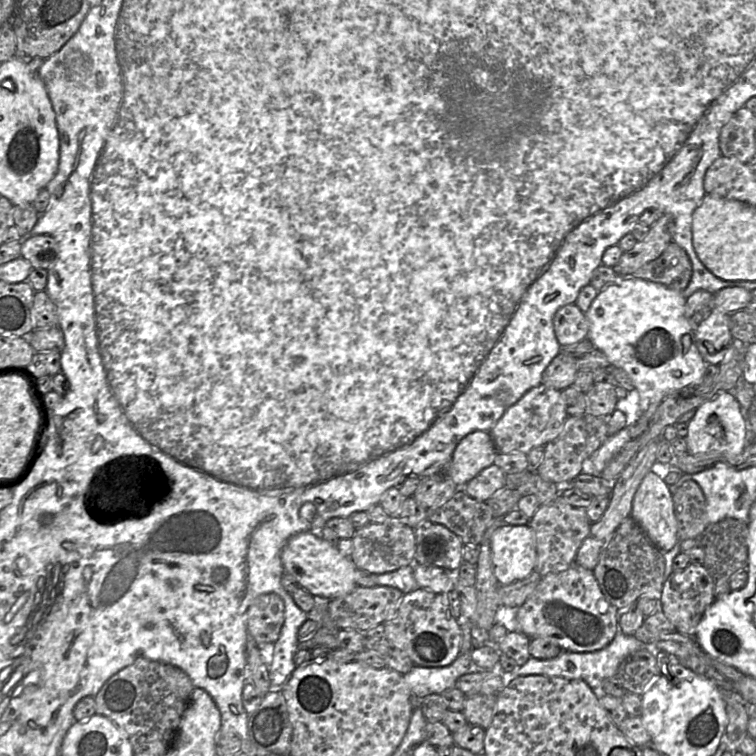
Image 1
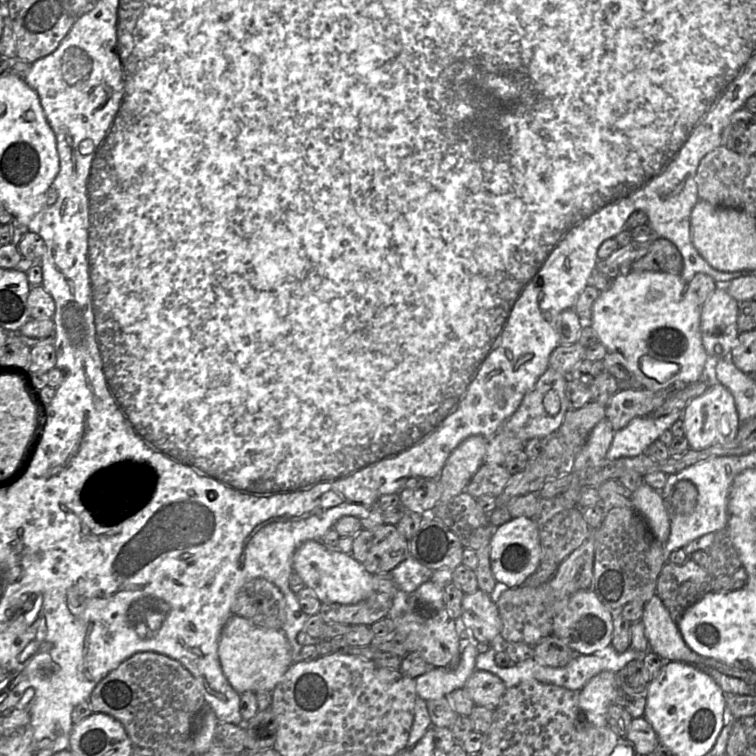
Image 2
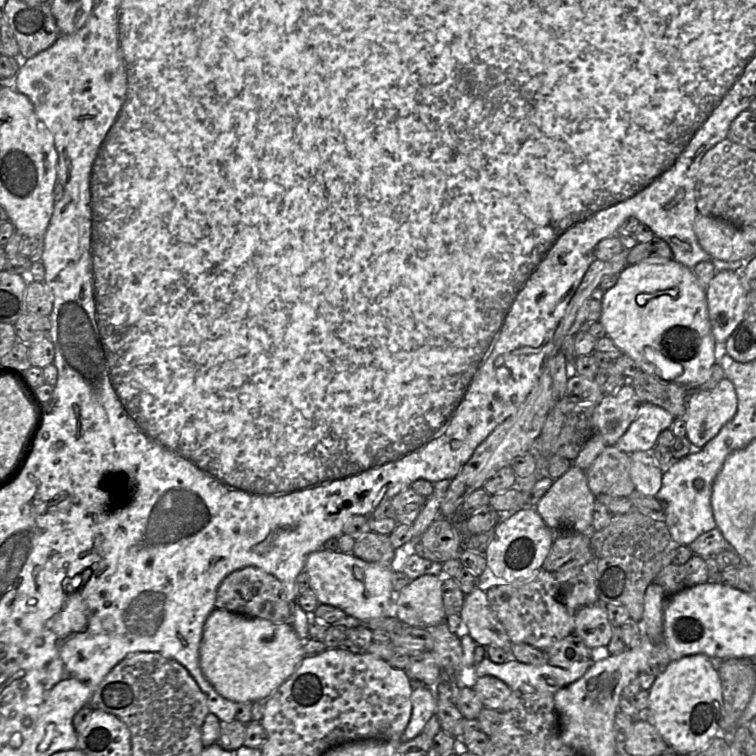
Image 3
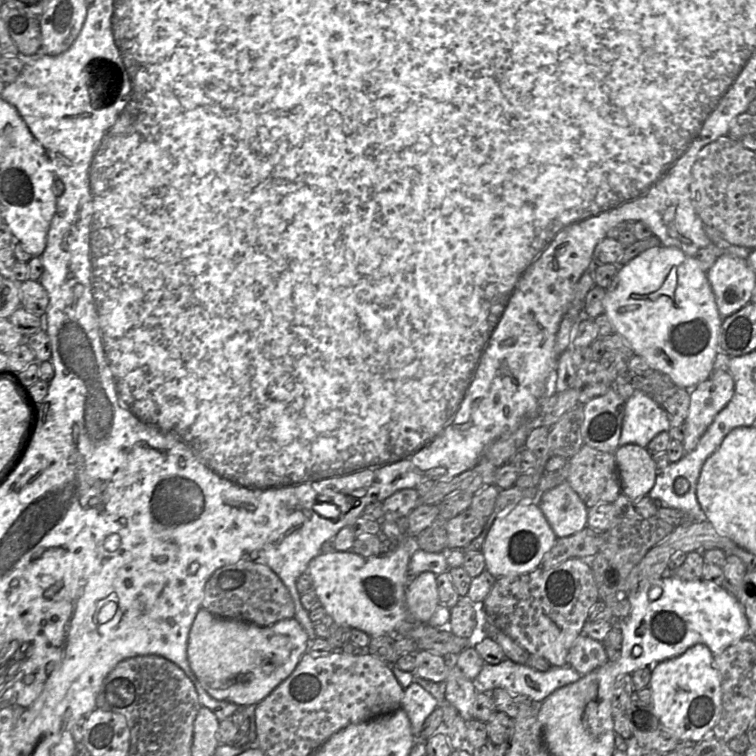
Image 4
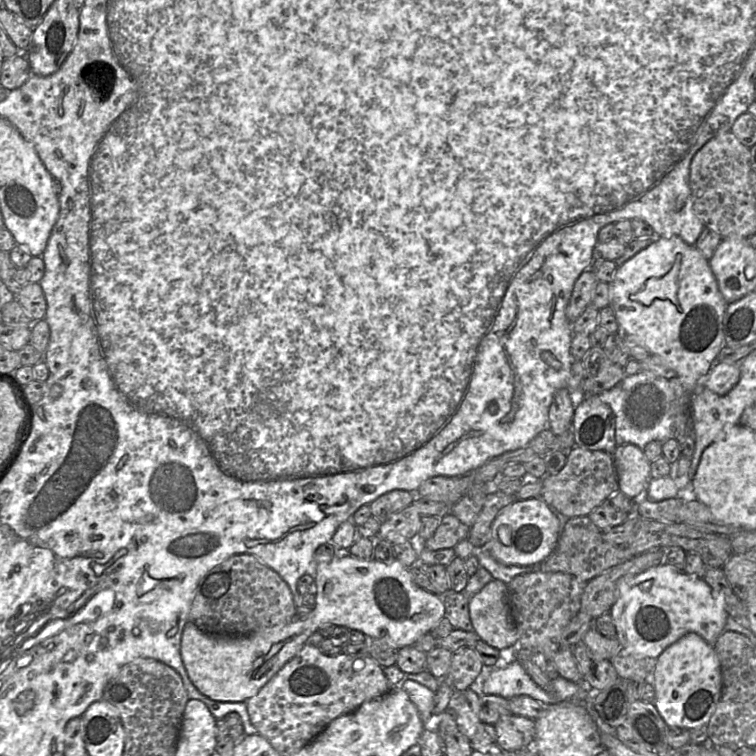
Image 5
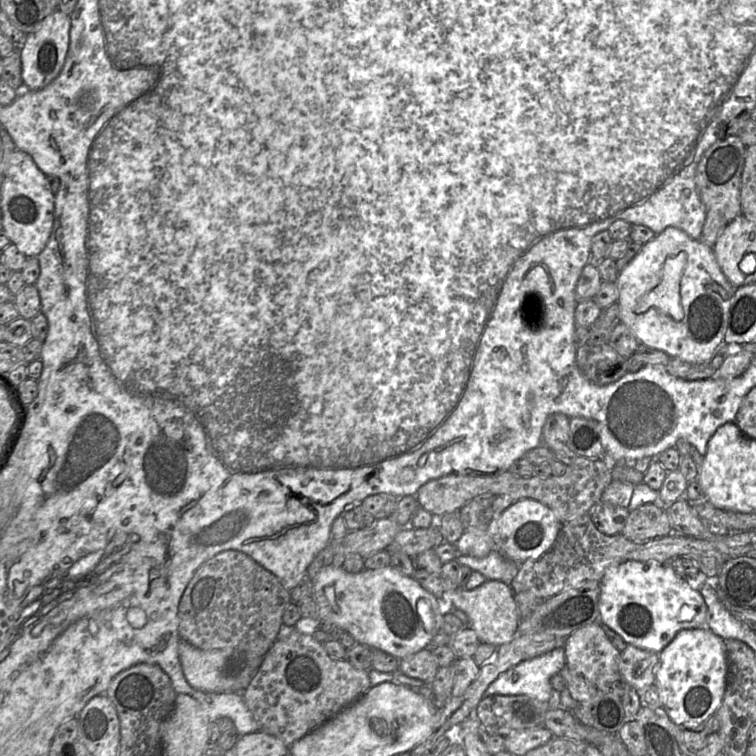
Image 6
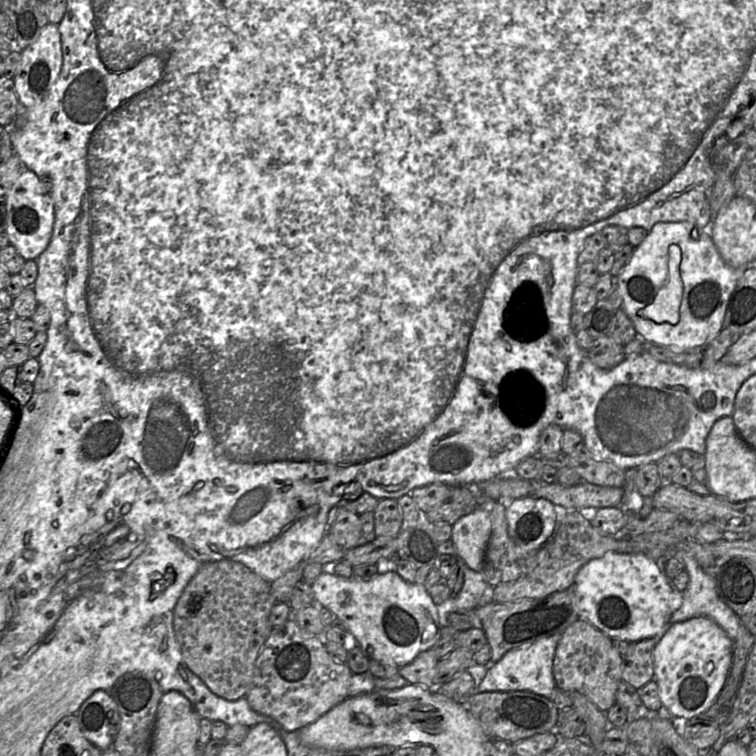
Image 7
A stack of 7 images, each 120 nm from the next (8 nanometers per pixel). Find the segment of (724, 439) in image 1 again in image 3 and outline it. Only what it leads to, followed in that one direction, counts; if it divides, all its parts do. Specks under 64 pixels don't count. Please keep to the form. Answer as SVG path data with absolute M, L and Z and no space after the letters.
M723 378L716 387L711 390L693 392L687 401L684 415L686 425L686 437L696 448L703 448L713 439L737 412L737 396L732 382Z

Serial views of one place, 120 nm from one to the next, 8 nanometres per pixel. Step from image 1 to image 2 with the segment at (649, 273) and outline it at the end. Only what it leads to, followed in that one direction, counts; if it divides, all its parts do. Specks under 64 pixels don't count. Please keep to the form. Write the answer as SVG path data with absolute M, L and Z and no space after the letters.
M656 237L649 251L633 263L632 271L654 271L680 275L683 269L683 258L670 240Z

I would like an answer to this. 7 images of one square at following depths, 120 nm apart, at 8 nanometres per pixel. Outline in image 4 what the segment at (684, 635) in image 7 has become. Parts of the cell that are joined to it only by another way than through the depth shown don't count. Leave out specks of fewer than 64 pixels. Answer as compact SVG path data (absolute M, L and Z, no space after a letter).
M698 643L677 657L659 662L649 687L656 717L679 741L699 743L710 735L720 717L722 688L715 655L708 646Z

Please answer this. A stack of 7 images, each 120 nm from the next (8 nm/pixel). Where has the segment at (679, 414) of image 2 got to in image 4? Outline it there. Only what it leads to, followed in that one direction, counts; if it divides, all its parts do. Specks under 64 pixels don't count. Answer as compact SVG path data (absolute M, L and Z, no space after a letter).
M636 389L626 400L619 446L637 444L647 448L658 433L670 428L666 412L648 395Z

